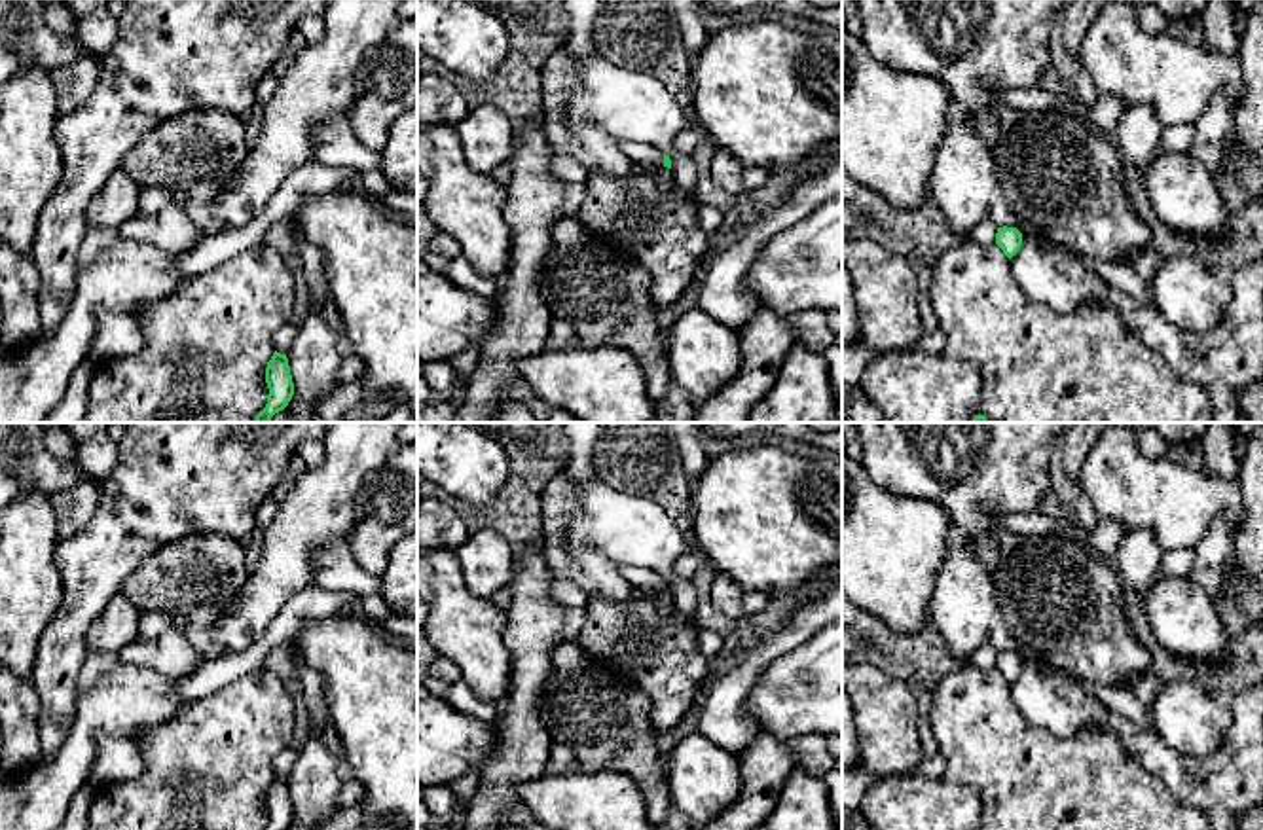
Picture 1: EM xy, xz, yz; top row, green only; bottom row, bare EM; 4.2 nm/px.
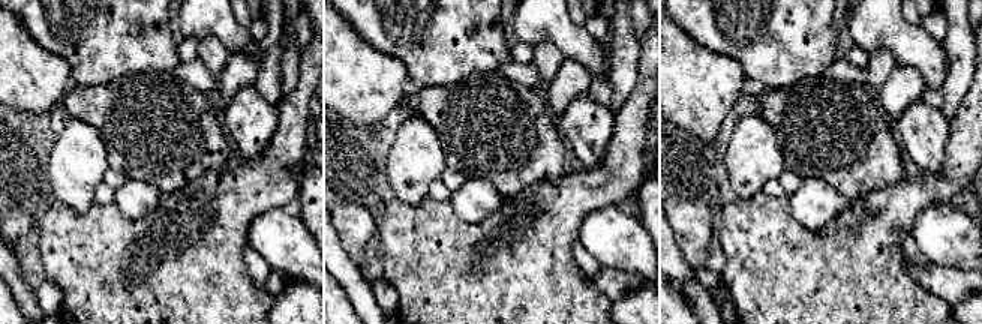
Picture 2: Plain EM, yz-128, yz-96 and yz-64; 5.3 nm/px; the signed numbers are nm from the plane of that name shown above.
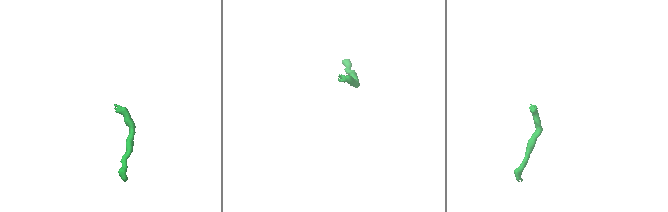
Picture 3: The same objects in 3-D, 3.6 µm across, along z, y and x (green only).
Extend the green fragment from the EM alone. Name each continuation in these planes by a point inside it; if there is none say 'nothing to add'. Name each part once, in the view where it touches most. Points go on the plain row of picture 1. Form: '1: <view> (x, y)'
1: xz (645, 580)

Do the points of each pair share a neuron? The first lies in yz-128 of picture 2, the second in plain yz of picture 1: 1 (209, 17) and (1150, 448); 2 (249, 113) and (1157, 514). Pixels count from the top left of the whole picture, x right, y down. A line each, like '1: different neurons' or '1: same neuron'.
1: different neurons
2: different neurons

